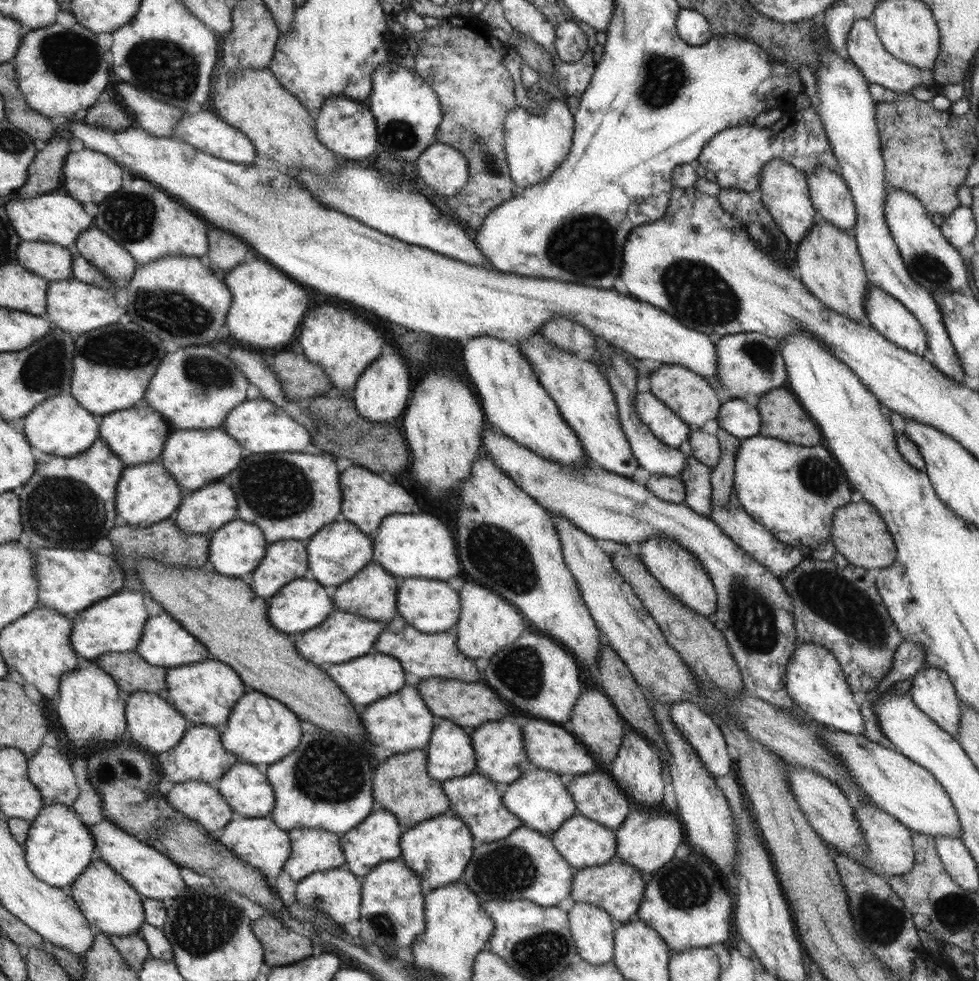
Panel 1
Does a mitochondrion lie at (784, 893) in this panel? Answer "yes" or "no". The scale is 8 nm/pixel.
no

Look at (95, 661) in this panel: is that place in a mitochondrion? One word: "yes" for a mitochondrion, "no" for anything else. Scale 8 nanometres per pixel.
no

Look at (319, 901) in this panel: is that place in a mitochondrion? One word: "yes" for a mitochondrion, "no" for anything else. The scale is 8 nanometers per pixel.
yes

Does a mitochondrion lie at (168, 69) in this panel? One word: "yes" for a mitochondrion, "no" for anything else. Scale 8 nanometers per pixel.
yes

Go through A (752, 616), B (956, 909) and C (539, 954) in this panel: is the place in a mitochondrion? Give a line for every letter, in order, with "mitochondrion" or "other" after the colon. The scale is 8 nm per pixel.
A: mitochondrion
B: mitochondrion
C: mitochondrion

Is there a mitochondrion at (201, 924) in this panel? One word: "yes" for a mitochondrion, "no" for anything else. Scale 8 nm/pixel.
yes

